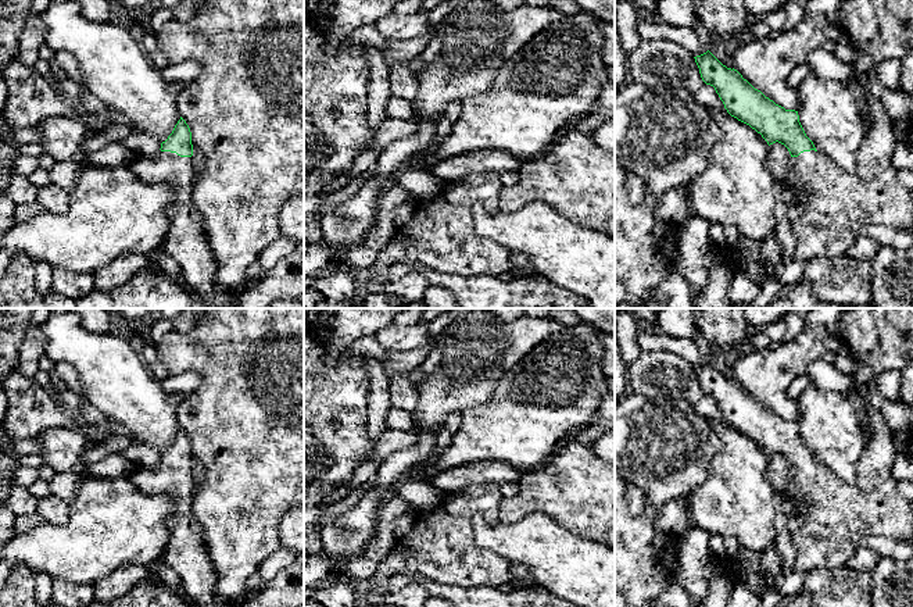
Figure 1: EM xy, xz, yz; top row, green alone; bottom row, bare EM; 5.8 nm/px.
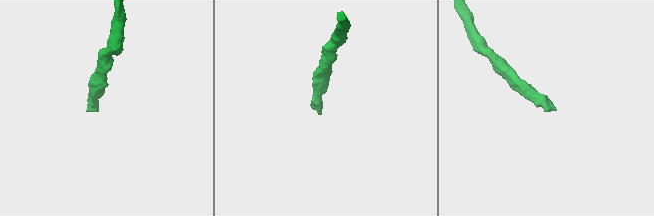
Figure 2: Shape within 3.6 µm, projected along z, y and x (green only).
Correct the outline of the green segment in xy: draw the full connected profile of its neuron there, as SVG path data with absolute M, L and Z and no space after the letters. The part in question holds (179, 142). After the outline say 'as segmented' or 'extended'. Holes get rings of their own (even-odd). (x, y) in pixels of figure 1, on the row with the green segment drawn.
M180 117L172 133L161 149L151 157L137 156L128 163L128 167L146 183L164 183L172 189L172 204L168 207L168 233L161 249L168 253L180 267L180 281L189 285L210 308L234 308L230 300L232 289L219 285L215 279L215 258L207 244L204 219L191 200L193 189L193 144L191 132Z | extended

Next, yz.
M709 50L694 57L702 81L715 88L727 113L749 125L767 144L784 144L791 154L787 182L796 192L796 203L788 208L788 221L795 239L794 258L838 257L846 254L859 232L869 225L910 228L913 225L913 203L910 190L899 183L892 164L898 143L894 122L882 103L866 90L871 110L871 124L864 125L864 139L855 156L855 169L848 172L827 156L819 153L806 136L798 111L785 110L755 89L737 69L723 65Z | extended

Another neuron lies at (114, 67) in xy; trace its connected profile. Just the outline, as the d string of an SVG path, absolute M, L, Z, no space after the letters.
M72 0L50 1L40 17L46 25L46 43L54 53L71 53L79 65L85 89L111 111L122 113L136 128L154 135L161 143L180 119L176 100L189 82L169 82L142 49L136 29L122 19L93 22L86 19Z

